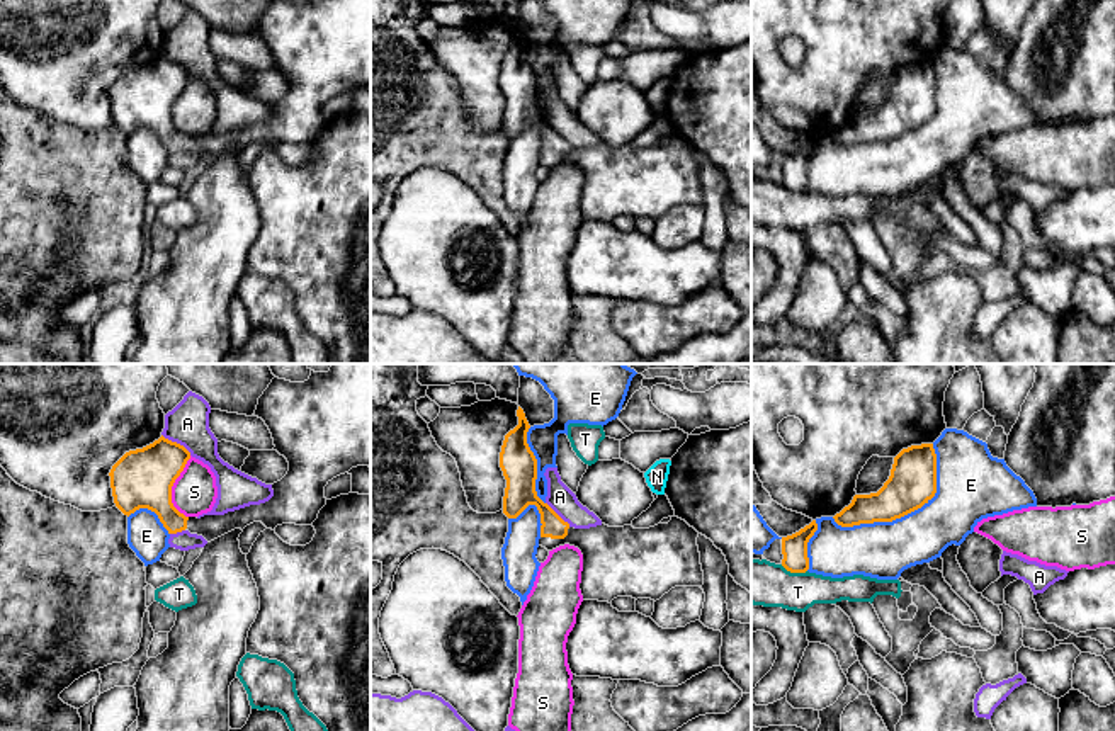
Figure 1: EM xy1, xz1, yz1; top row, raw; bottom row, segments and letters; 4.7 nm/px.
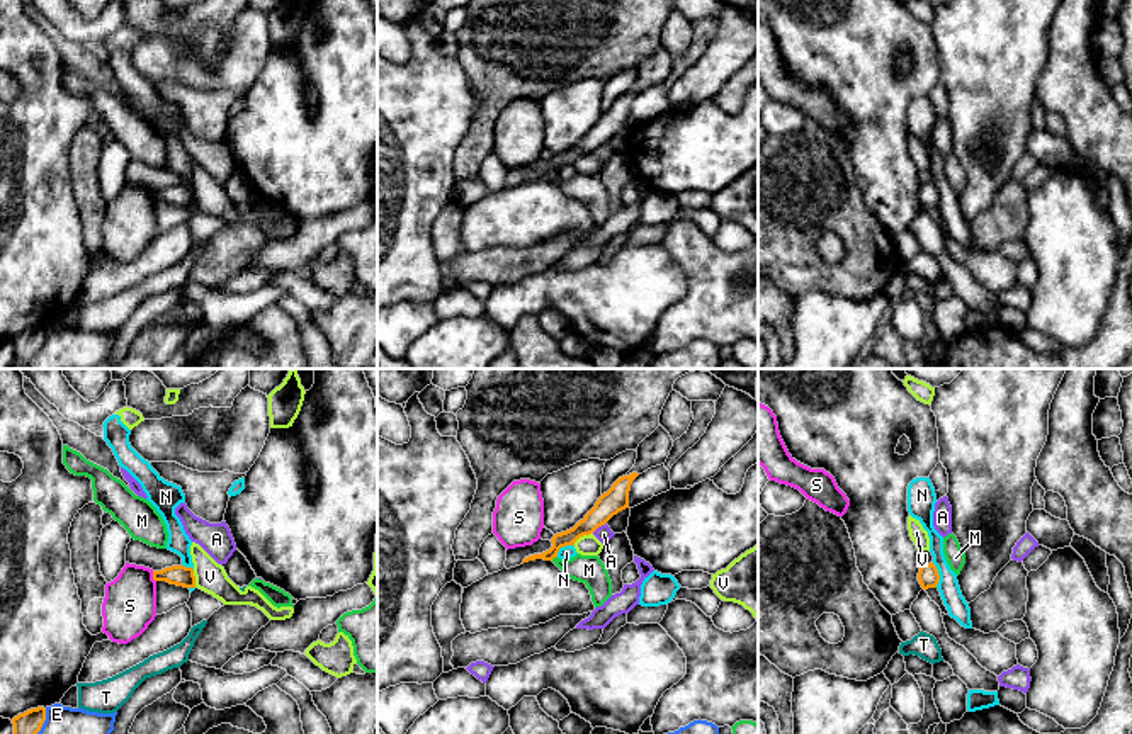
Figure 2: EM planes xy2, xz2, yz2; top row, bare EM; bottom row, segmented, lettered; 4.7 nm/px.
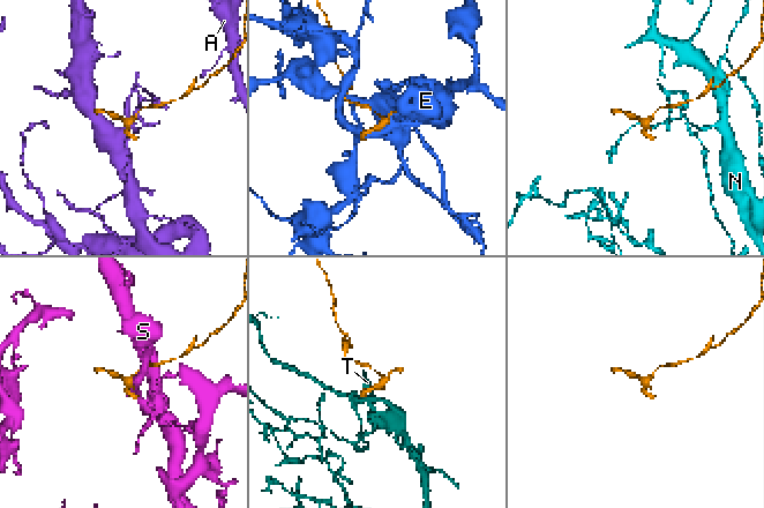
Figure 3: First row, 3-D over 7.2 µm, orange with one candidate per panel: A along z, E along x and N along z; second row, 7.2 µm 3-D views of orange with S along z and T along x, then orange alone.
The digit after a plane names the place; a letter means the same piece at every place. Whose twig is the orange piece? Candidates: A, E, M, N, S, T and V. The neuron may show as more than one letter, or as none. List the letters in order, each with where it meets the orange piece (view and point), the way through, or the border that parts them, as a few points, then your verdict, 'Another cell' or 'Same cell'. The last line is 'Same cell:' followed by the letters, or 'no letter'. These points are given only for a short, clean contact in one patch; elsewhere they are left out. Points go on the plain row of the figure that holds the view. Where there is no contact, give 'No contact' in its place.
A: Touches orange at xy1 (175, 62). Another cell
E: Touches orange at yz1 (908, 131). Another cell
M: Touches orange at xz2 (553, 177). Another cell
N: Touches orange at yz2 (939, 194). Boundary: yz2 (932, 182), (939, 192), (937, 206). Another cell
S: Touches orange at xy1 (172, 104). Another cell
T: Touches orange at yz1 (794, 191). Boundary: yz1 (781, 184), (791, 191), (806, 191). Another cell
V: Touches orange at xz2 (582, 155). Another cell
Same cell: no letter

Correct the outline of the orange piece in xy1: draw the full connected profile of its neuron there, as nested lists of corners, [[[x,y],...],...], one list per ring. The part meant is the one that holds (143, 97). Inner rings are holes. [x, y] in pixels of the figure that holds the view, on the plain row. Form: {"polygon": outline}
{"polygon": [[[272,0],[258,17],[255,36],[262,37],[274,58],[274,70],[289,82],[287,94],[272,104],[274,116],[224,134],[185,136],[172,122],[172,105],[184,90],[190,71],[163,54],[153,63],[126,71],[110,88],[110,107],[116,126],[131,134],[139,128],[155,131],[168,150],[189,150],[207,162],[253,141],[267,148],[282,143],[311,144],[326,124],[325,105],[357,85],[371,87],[371,0]]]}

